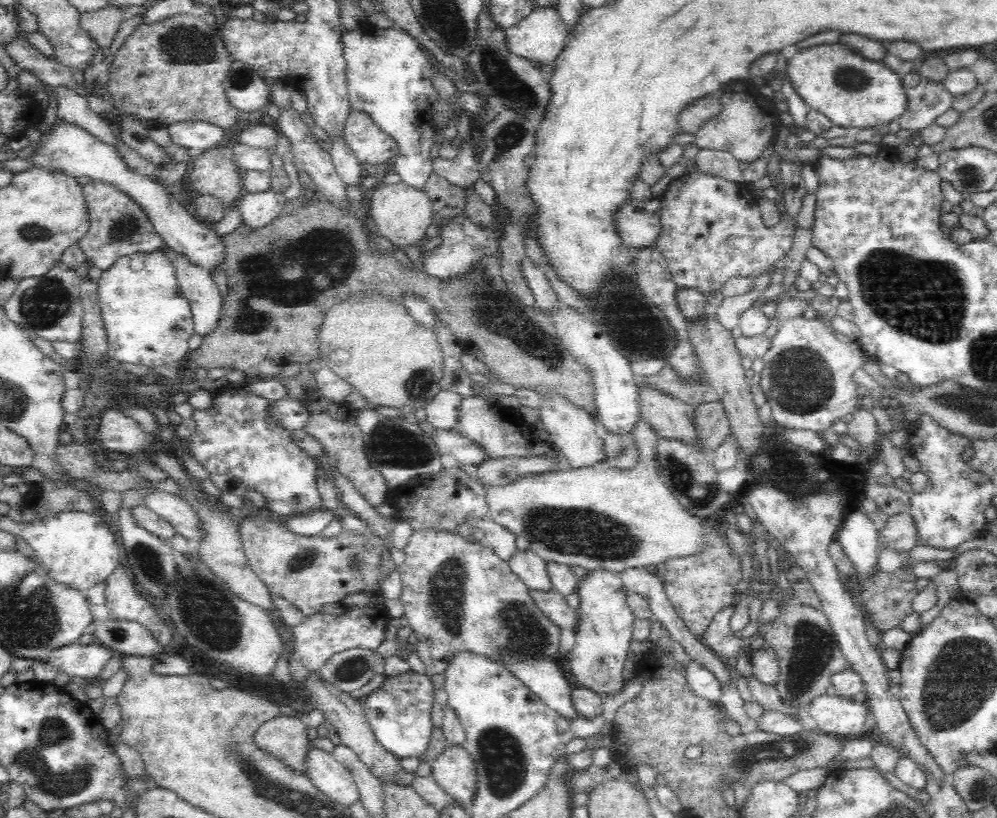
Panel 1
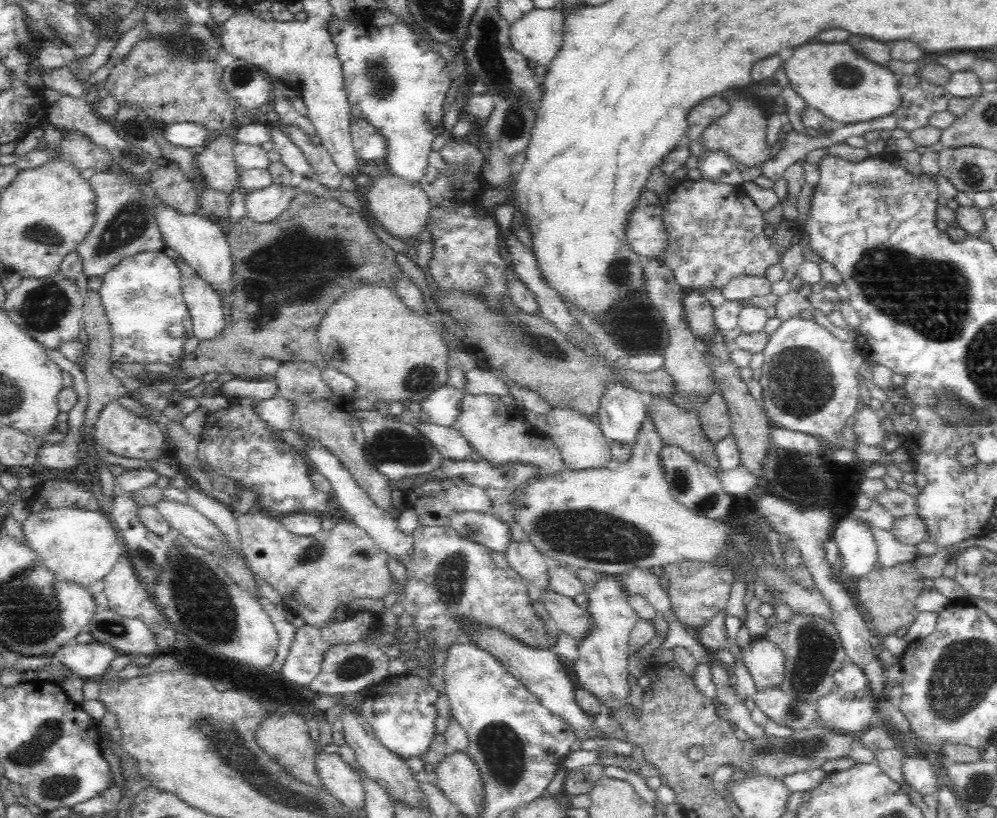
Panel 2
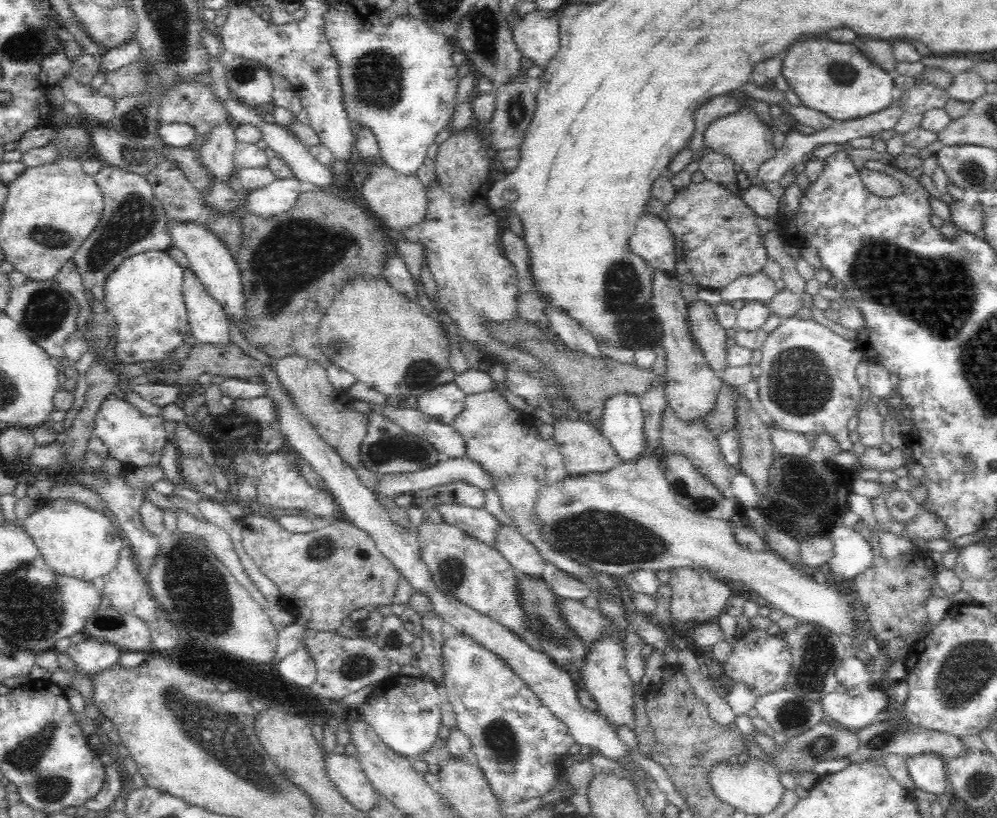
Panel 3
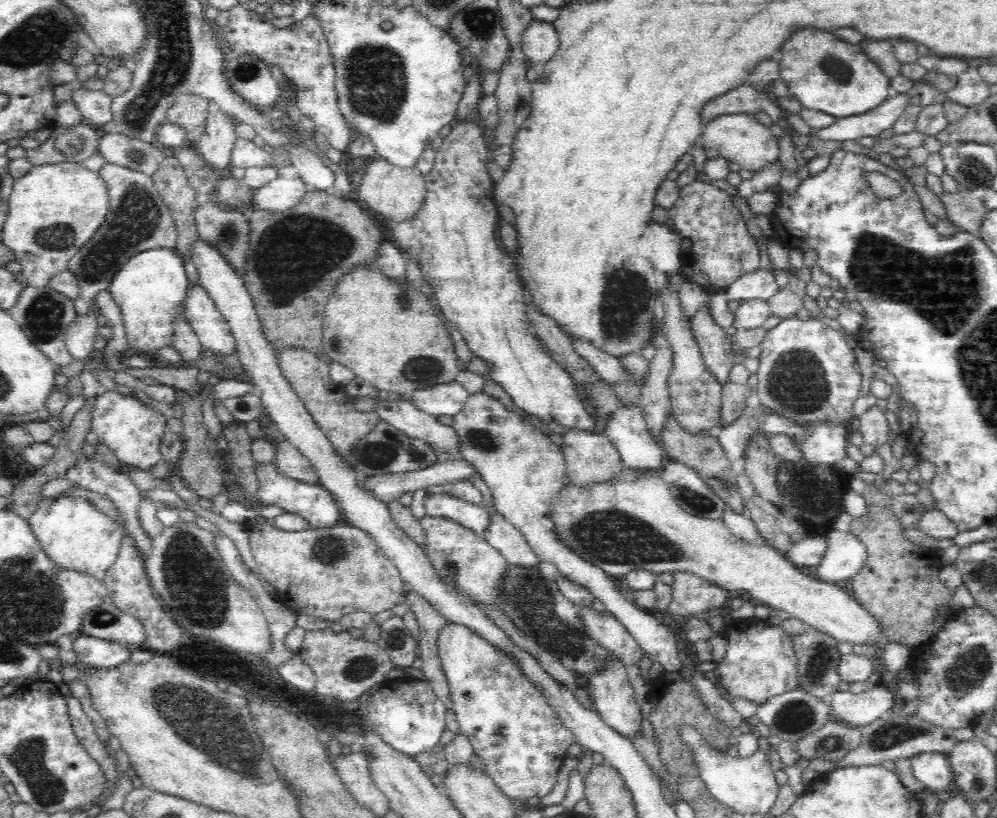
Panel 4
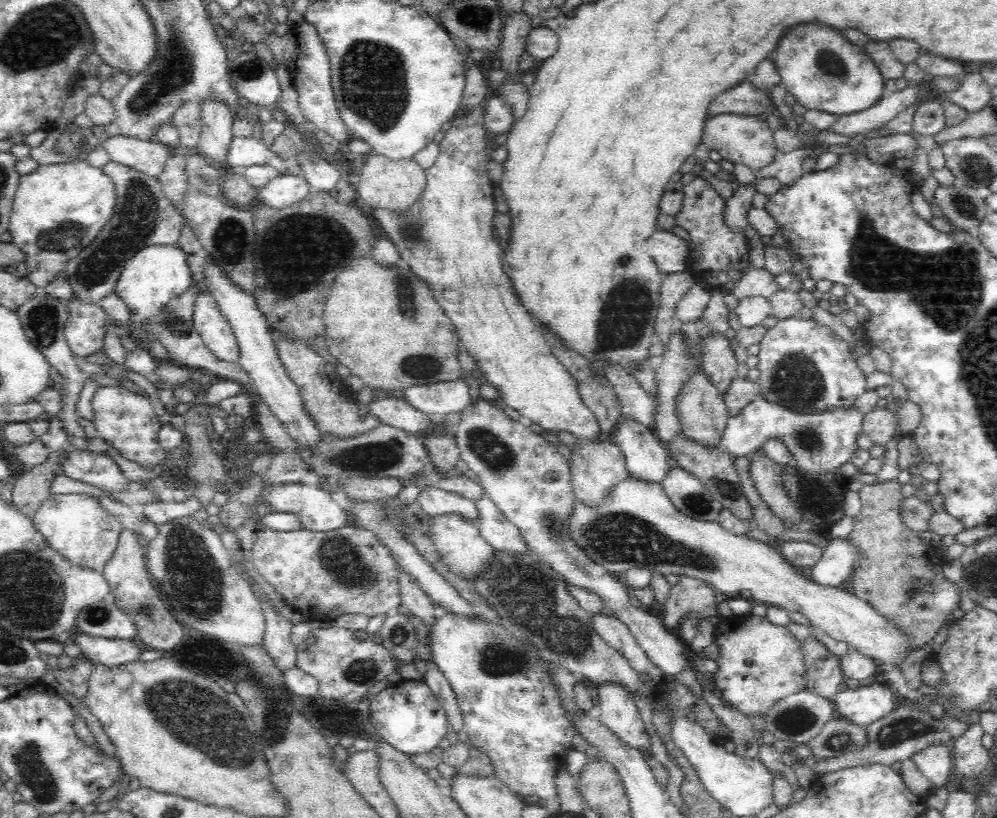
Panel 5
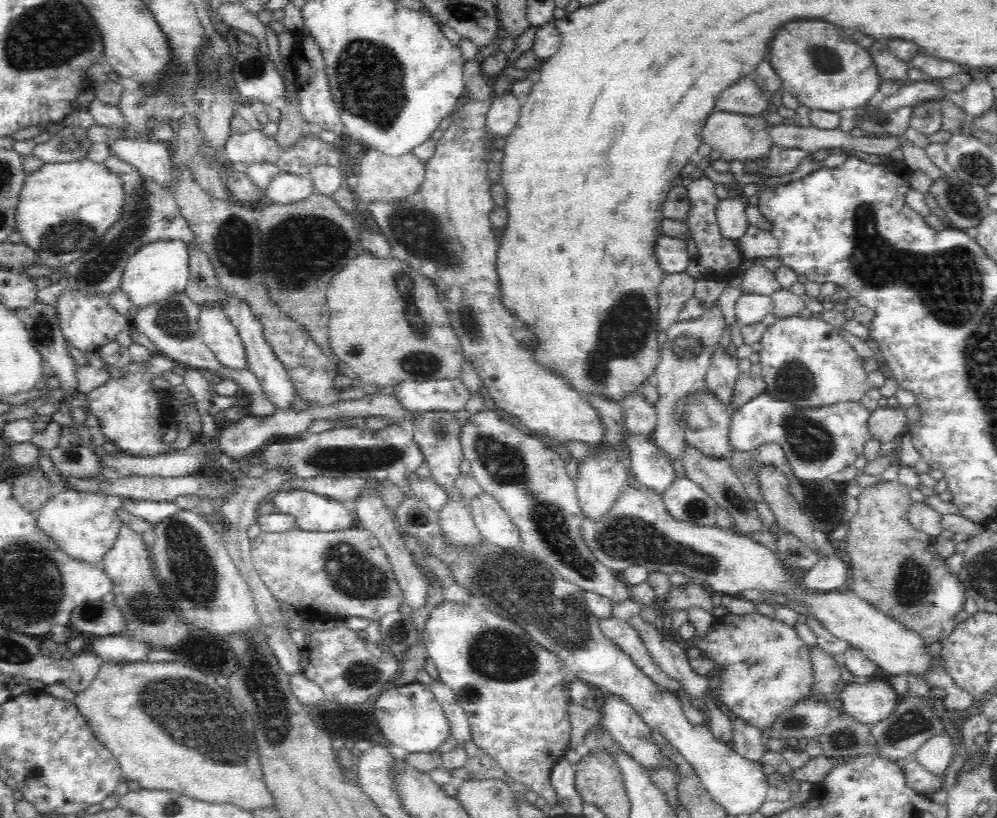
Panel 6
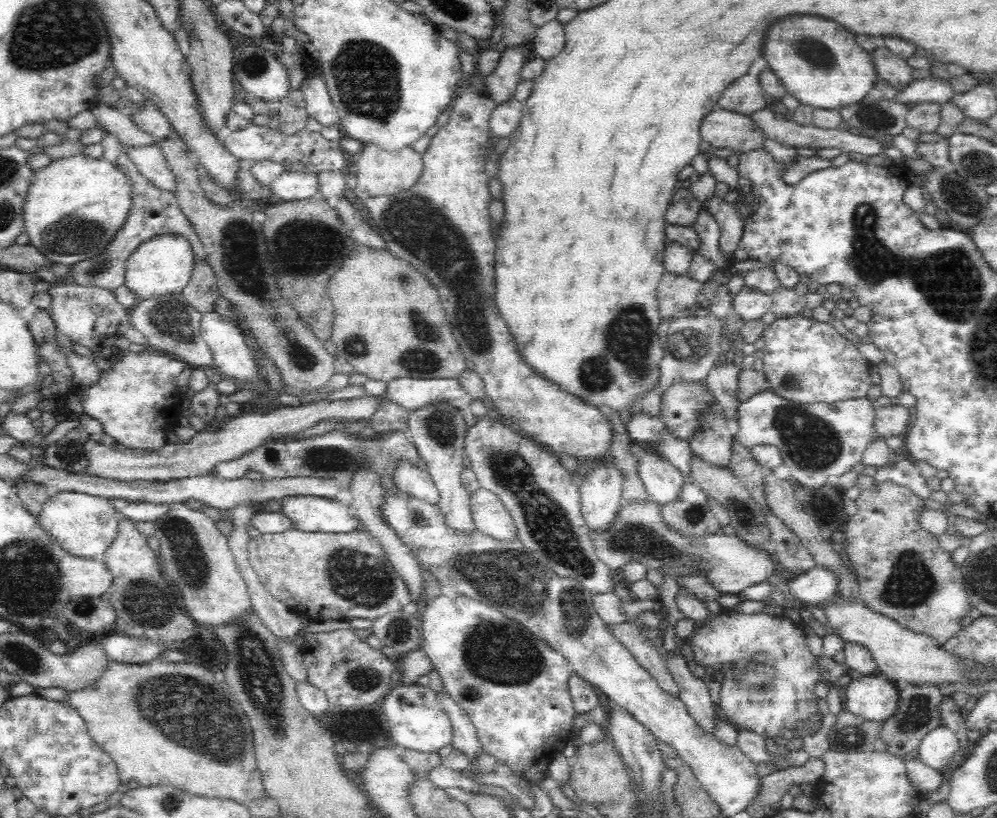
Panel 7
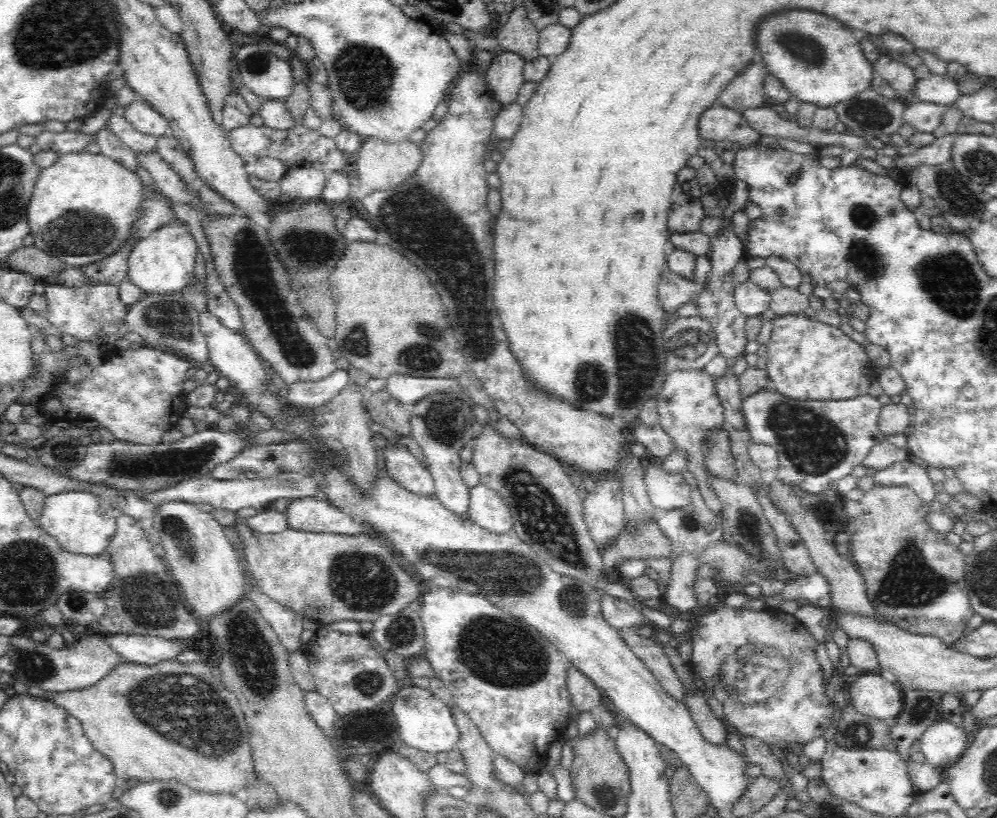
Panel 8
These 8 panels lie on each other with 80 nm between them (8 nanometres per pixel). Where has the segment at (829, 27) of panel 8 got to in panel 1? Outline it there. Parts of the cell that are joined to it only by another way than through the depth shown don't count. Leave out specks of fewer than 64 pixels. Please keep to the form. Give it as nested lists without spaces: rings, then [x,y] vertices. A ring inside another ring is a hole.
[[[840,44],[802,50],[788,62],[786,70],[798,96],[812,110],[827,116],[833,126],[842,126],[851,132],[888,126],[908,108],[902,74],[882,62],[864,60]]]

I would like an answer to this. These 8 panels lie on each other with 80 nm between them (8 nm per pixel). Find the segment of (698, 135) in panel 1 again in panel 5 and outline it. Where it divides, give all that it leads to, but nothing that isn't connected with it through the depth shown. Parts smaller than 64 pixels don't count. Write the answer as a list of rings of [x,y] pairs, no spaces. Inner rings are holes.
[[[719,114],[713,116],[705,122],[701,142],[715,157],[734,164],[744,164],[752,171],[772,164],[778,151],[768,123],[759,120],[757,115]]]

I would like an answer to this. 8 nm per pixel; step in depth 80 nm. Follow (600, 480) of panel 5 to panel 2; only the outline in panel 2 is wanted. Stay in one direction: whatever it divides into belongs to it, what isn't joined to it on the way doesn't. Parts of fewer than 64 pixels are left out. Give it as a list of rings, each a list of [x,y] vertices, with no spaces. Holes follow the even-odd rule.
[[[568,407],[551,408],[546,414],[547,438],[554,443],[569,470],[603,468],[611,464],[610,442],[603,436],[595,419]]]

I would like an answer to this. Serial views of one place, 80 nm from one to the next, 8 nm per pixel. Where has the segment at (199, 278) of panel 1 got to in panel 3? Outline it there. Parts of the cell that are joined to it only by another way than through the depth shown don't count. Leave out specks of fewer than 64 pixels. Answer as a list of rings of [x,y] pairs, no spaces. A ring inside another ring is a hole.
[[[183,268],[182,292],[192,337],[196,343],[226,344],[228,335],[227,313],[210,296],[190,268]]]

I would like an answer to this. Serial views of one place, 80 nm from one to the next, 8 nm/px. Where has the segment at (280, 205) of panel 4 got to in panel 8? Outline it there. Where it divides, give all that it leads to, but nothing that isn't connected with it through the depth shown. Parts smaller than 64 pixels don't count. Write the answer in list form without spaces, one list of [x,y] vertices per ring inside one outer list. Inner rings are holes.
[[[320,167],[309,169],[290,169],[279,180],[280,201],[287,202],[302,198],[302,200],[316,200],[320,198],[326,180],[325,171]]]

